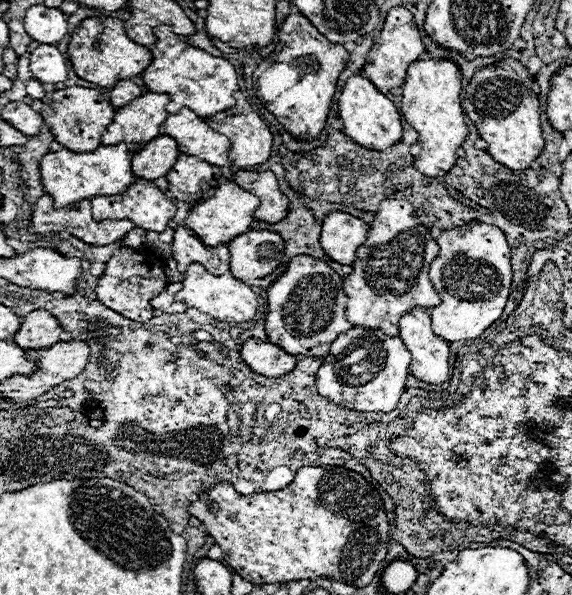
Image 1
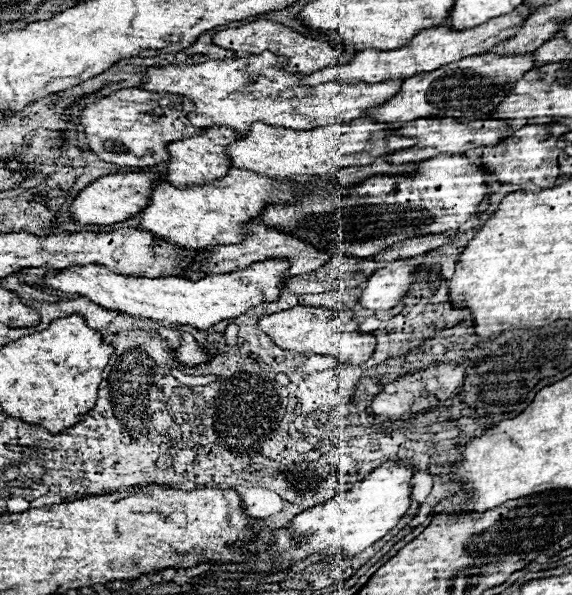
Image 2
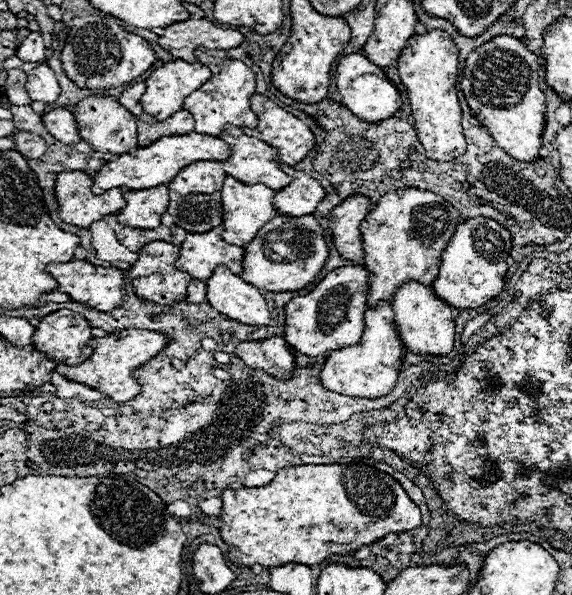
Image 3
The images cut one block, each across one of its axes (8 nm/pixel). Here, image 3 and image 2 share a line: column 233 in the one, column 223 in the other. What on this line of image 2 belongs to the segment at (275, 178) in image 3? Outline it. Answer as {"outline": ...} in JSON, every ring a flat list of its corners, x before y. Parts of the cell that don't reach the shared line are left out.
{"outline":[[212,126,206,128,200,136,186,138,186,140,176,140,168,144,168,162,166,162,166,172,162,174,166,182,172,182,174,186,194,186,202,182,214,182,222,176,228,174,230,170,230,158,226,156,226,146,240,140,236,132,232,132,226,126]]}

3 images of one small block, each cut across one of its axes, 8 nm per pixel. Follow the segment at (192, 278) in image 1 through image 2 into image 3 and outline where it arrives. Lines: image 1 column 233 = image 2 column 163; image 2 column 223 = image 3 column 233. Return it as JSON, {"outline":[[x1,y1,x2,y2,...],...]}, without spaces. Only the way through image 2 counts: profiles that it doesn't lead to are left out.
{"outline":[[218,266,206,284,208,304,212,304,212,308,216,308,228,320,236,320,246,326,268,326,272,322,266,300,258,288,246,284,226,266]]}

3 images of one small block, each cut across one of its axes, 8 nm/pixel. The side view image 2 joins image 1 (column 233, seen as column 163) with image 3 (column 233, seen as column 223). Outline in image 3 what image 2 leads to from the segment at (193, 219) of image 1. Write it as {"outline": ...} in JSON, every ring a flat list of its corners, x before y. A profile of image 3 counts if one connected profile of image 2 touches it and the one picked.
{"outline":[[226,176,224,186,222,186,222,204,224,204,224,222,222,222,224,232,222,232,222,236,224,236,224,242,236,244,236,246,246,246,256,236,256,232,276,216,276,208,272,204,274,194,276,192,264,184,246,186,246,184,234,180,232,176]]}

